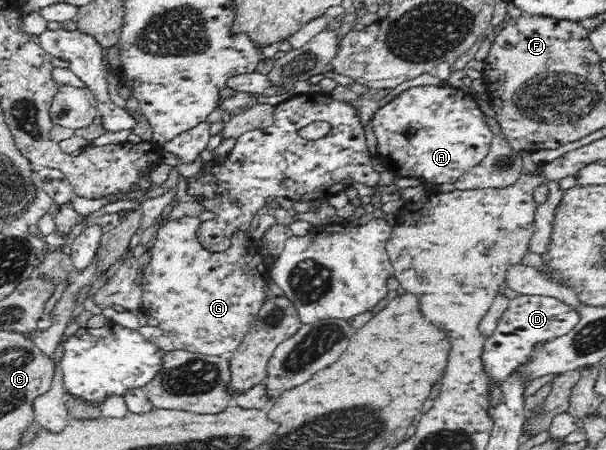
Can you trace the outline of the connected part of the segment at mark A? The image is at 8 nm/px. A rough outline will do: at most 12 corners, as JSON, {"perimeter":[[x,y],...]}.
{"perimeter":[[449,84],[401,92],[372,116],[395,177],[455,183],[494,133]]}

